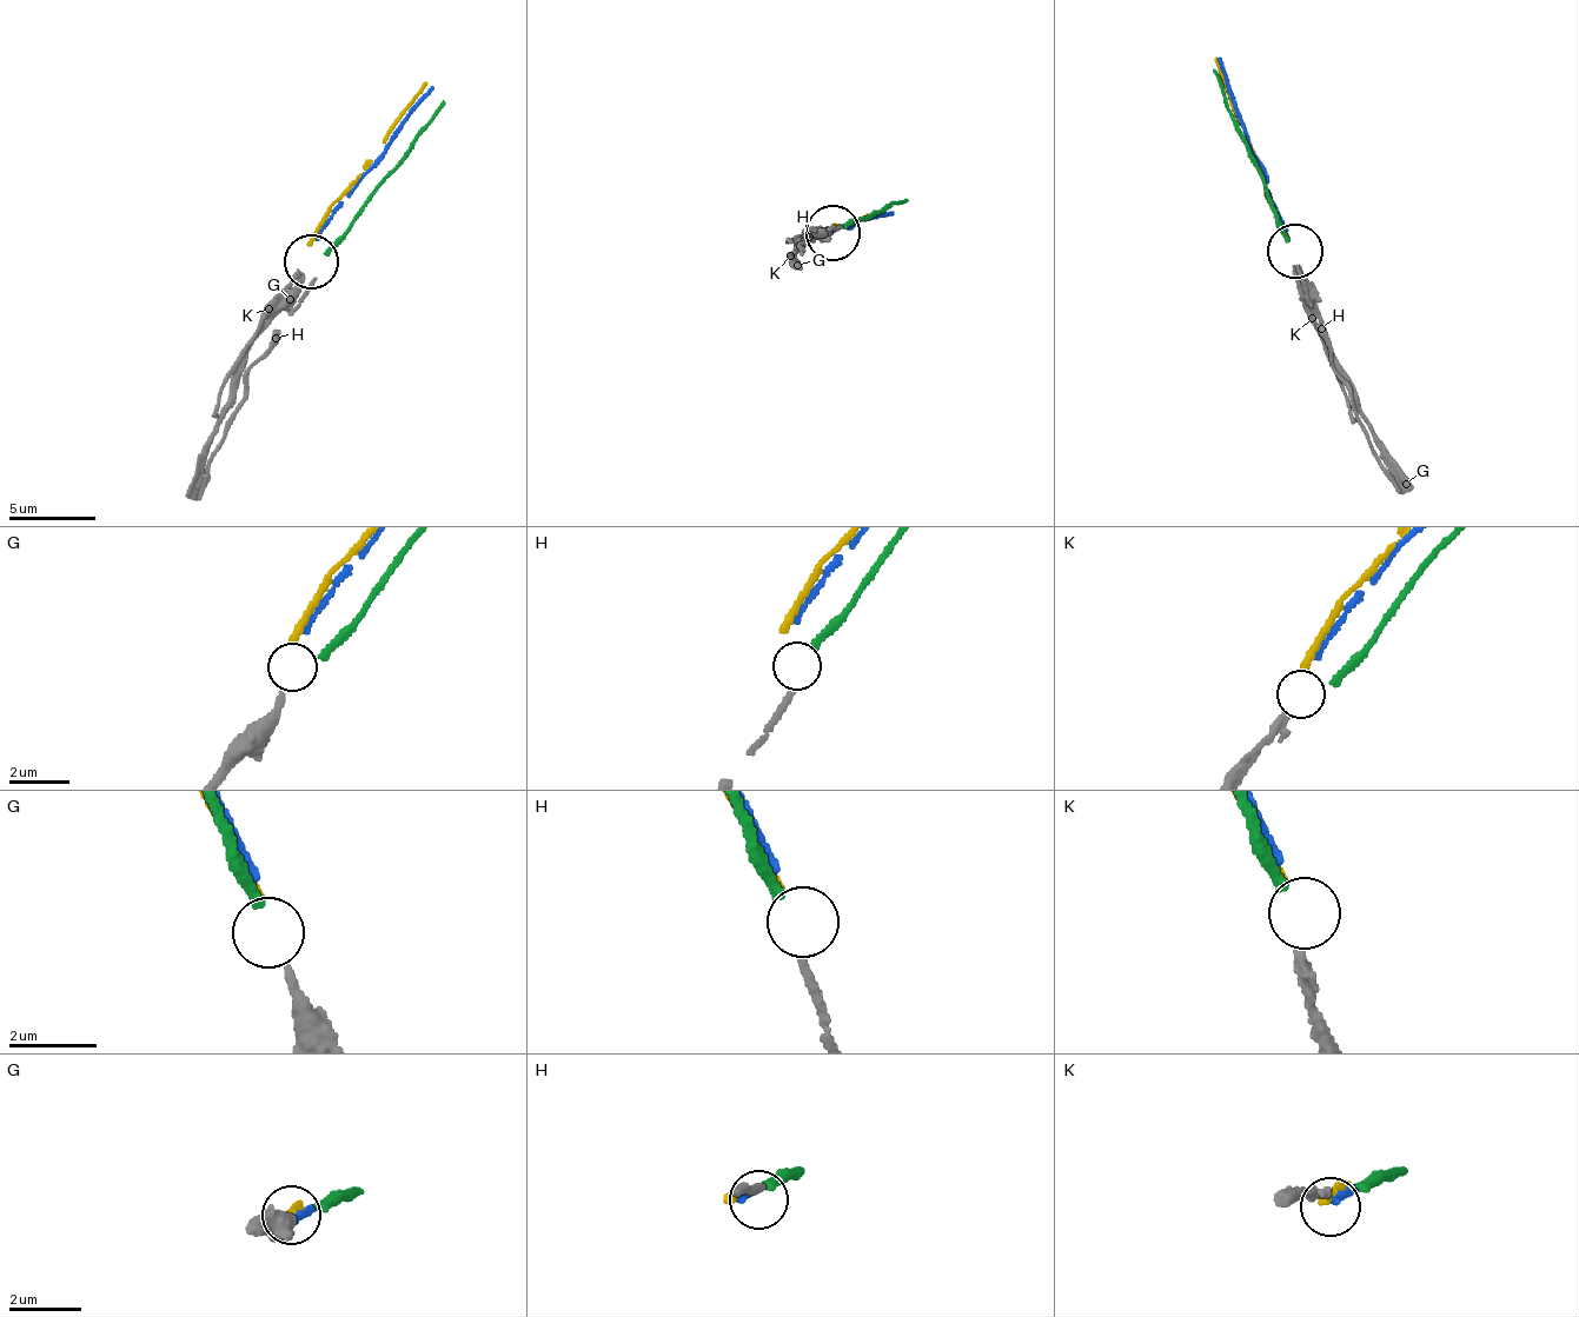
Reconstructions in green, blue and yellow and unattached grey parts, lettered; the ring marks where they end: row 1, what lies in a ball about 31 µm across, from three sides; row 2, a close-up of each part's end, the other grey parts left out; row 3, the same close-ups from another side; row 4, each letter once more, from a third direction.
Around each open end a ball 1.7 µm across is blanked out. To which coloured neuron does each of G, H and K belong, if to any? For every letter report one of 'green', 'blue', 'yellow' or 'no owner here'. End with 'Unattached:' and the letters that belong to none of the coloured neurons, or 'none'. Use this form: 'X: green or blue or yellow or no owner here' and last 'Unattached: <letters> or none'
G: no owner here
H: green
K: yellow
Unattached: G

